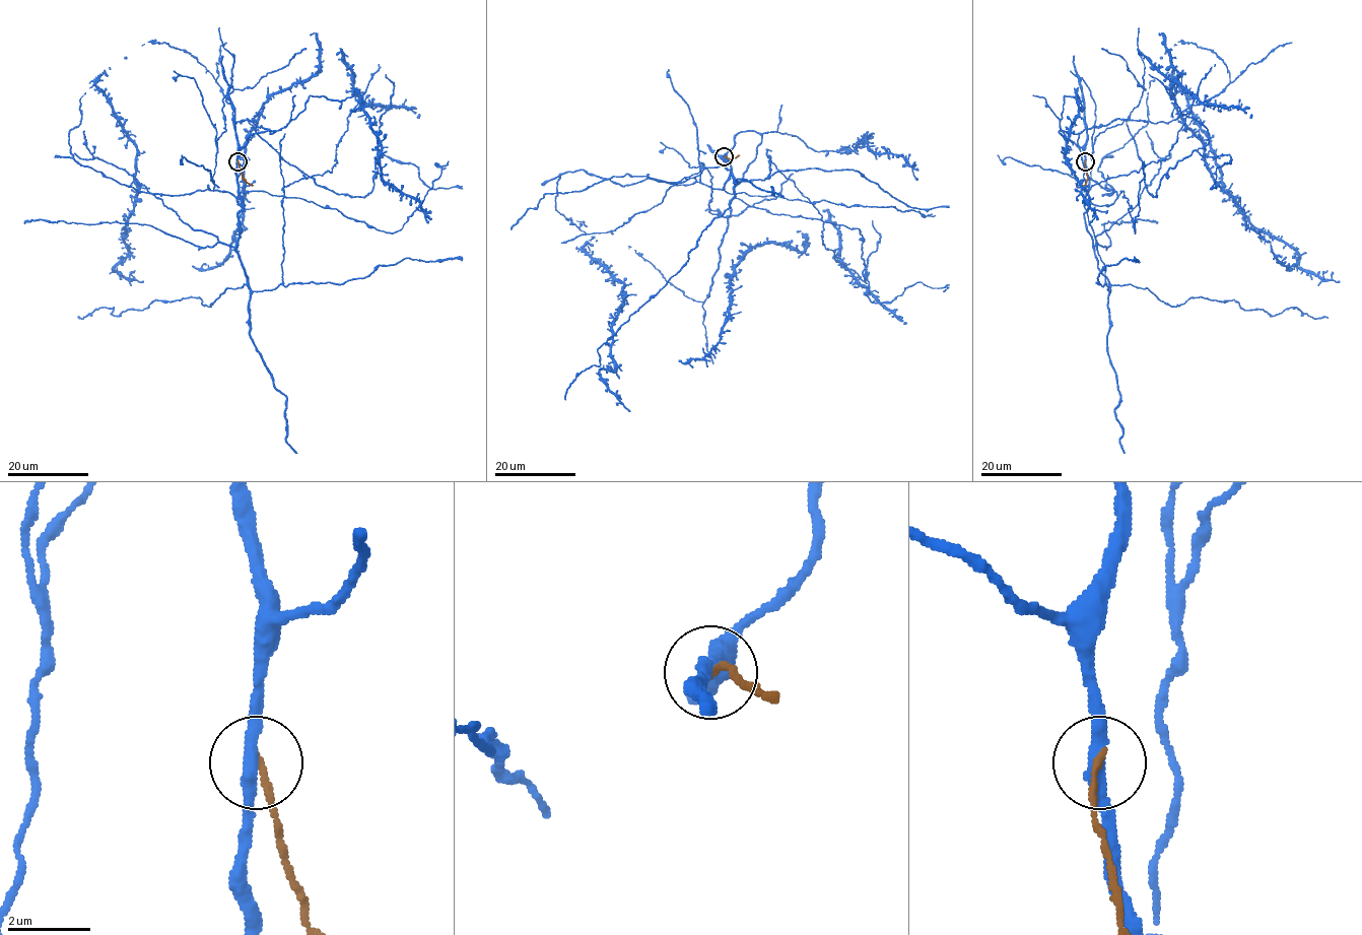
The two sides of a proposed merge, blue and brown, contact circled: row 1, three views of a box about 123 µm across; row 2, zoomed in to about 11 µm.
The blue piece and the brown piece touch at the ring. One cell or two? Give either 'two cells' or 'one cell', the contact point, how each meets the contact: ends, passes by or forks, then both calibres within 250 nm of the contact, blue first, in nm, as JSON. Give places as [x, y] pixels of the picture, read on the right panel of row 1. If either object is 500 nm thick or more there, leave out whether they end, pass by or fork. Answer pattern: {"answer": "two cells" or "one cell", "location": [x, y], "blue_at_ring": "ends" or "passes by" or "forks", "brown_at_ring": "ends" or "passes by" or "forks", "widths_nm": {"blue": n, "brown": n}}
{"answer": "two cells", "location": [1085, 161], "blue_at_ring": "passes by", "brown_at_ring": "ends", "widths_nm": {"blue": 340, "brown": 170}}

